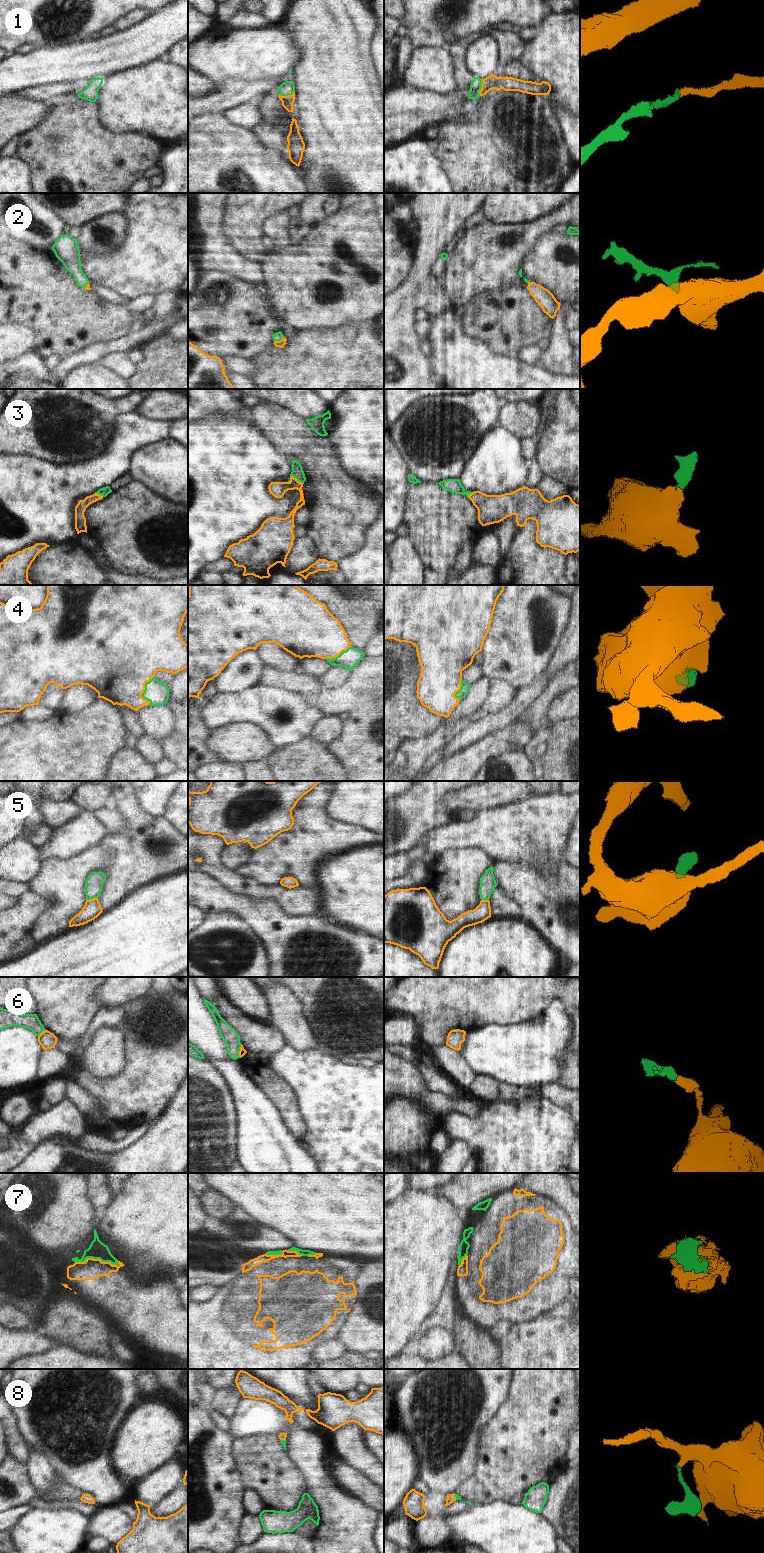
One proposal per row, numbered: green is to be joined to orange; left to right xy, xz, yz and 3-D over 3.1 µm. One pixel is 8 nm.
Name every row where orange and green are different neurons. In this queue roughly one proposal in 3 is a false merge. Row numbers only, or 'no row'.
6, 7

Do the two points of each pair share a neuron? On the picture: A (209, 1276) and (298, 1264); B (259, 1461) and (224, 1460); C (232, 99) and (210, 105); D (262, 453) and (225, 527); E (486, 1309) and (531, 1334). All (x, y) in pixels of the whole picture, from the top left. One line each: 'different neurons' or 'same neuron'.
A: different neurons
B: different neurons
C: same neuron
D: same neuron
E: different neurons

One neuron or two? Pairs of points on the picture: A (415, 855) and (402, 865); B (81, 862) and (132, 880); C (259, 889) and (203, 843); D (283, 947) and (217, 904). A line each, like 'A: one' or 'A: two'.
A: two
B: one
C: one
D: one

